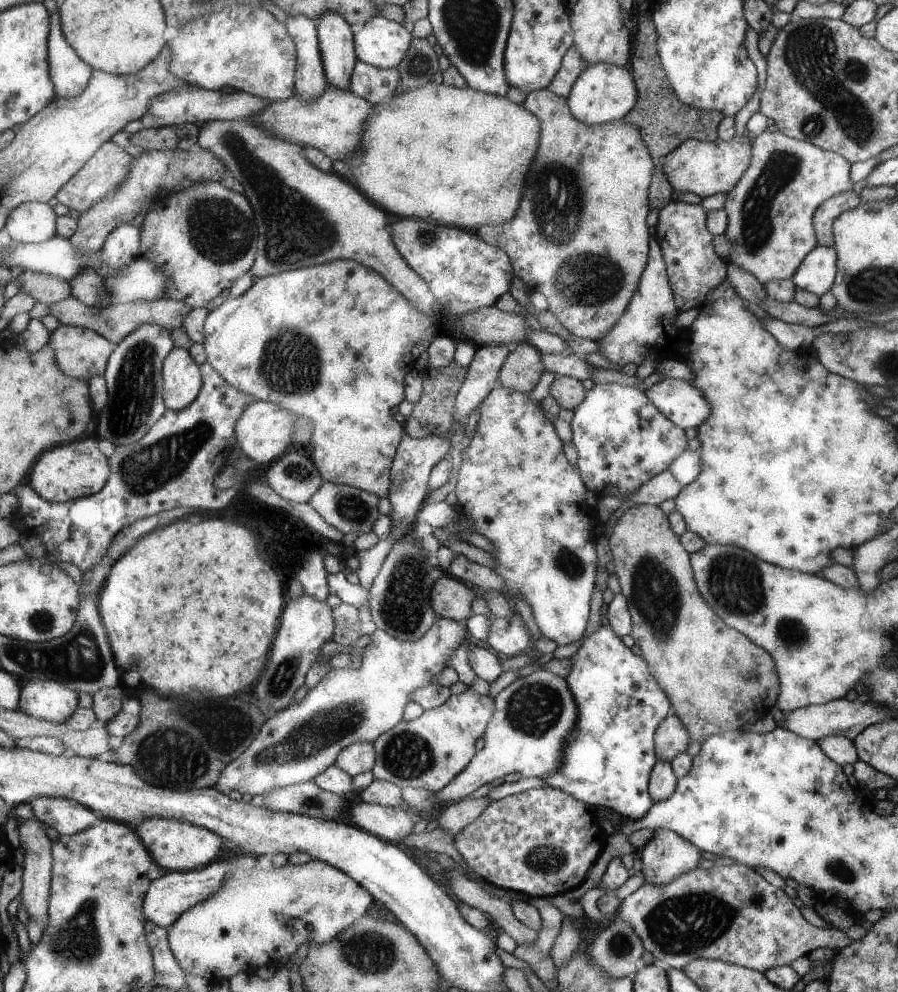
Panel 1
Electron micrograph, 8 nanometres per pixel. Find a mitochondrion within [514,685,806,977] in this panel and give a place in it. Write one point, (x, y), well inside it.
(683, 924)

